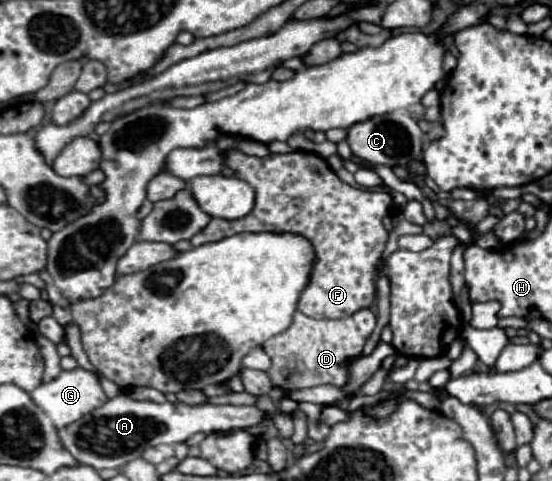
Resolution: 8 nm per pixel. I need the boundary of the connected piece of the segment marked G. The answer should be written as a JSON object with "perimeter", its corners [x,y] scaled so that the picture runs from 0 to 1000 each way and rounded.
{"perimeter":[[[130,767],[130,771],[112,771],[101,788],[69,800],[58,817],[54,817],[58,834],[94,871],[94,879],[112,892],[141,871],[149,871],[149,863],[159,863],[163,854],[185,846],[196,830],[178,796],[178,784],[156,767]]]}

